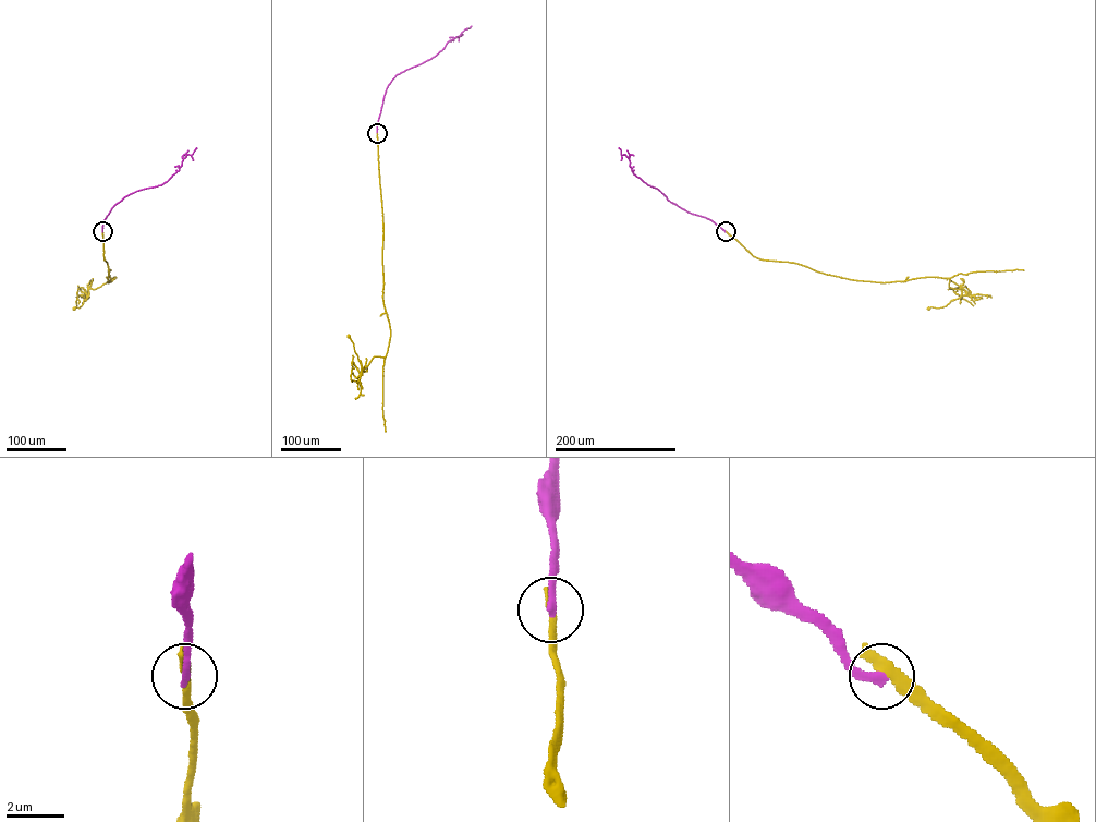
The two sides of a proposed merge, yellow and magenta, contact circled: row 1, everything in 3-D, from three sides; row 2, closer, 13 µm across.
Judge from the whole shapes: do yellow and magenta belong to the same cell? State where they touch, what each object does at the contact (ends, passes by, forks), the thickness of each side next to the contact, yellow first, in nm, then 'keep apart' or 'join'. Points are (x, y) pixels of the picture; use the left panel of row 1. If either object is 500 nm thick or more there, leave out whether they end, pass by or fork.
place (102, 231); yellow ends; magenta ends; calibres 400 and 280 nm; keep apart

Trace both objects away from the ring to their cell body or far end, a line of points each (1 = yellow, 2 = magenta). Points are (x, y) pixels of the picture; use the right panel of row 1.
1: (726, 231), (757, 257), (850, 279), (948, 278), (973, 305)
2: (726, 231), (711, 220), (672, 203), (636, 177), (629, 159), (619, 148)

